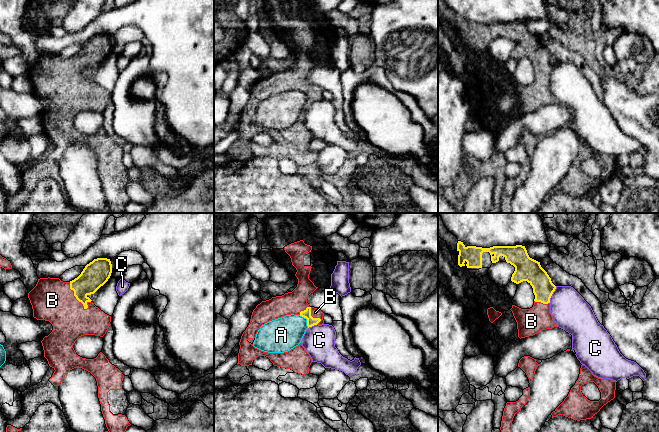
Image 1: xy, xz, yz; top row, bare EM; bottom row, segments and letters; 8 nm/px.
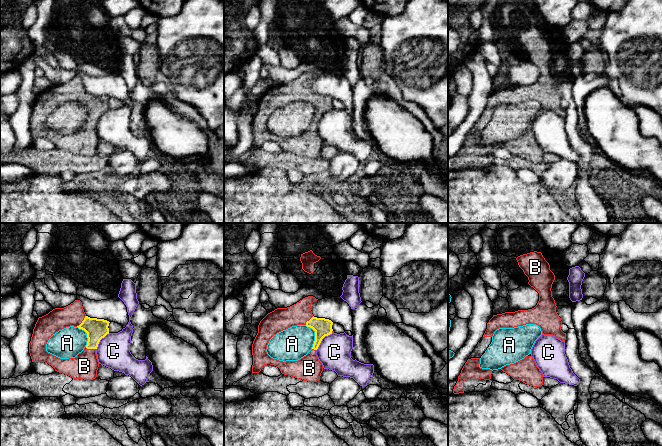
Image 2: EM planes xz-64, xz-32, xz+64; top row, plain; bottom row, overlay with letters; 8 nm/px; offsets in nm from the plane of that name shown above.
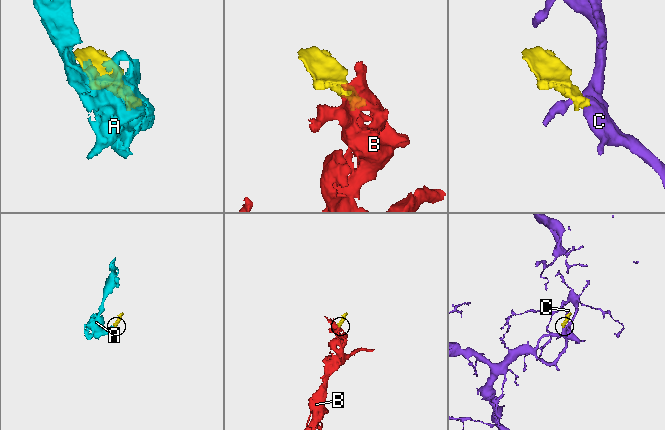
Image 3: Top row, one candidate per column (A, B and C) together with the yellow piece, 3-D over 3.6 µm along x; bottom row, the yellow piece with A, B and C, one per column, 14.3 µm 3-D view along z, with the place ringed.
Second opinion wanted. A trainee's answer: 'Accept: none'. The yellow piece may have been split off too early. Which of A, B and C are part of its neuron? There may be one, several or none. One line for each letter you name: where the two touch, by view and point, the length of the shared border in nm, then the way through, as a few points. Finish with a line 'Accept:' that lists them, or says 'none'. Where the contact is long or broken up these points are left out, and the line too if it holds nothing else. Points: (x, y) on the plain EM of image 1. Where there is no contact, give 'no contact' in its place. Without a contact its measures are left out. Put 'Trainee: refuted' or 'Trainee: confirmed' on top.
Trainee: refuted
B: contact xy (74, 71); length 260 nm; way xy (95, 50), (74, 71), (68, 76), (52, 76)
Accept: B

